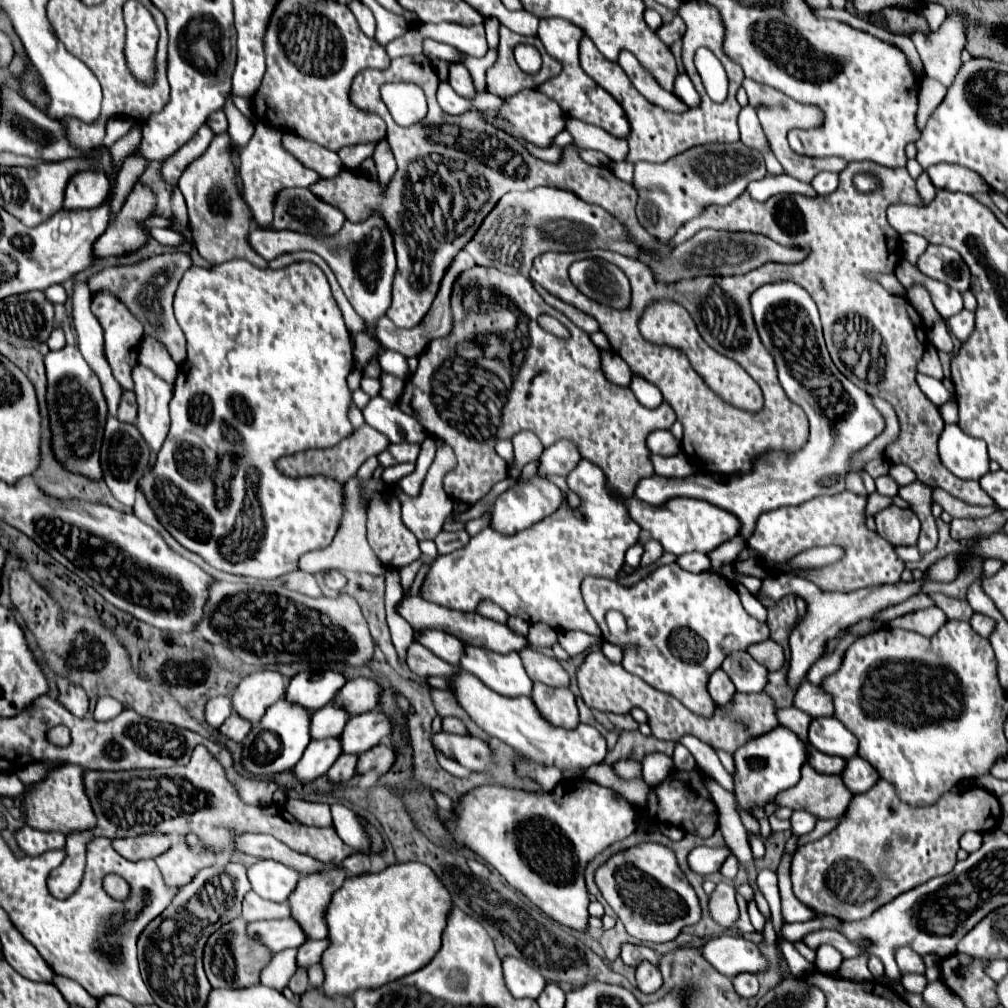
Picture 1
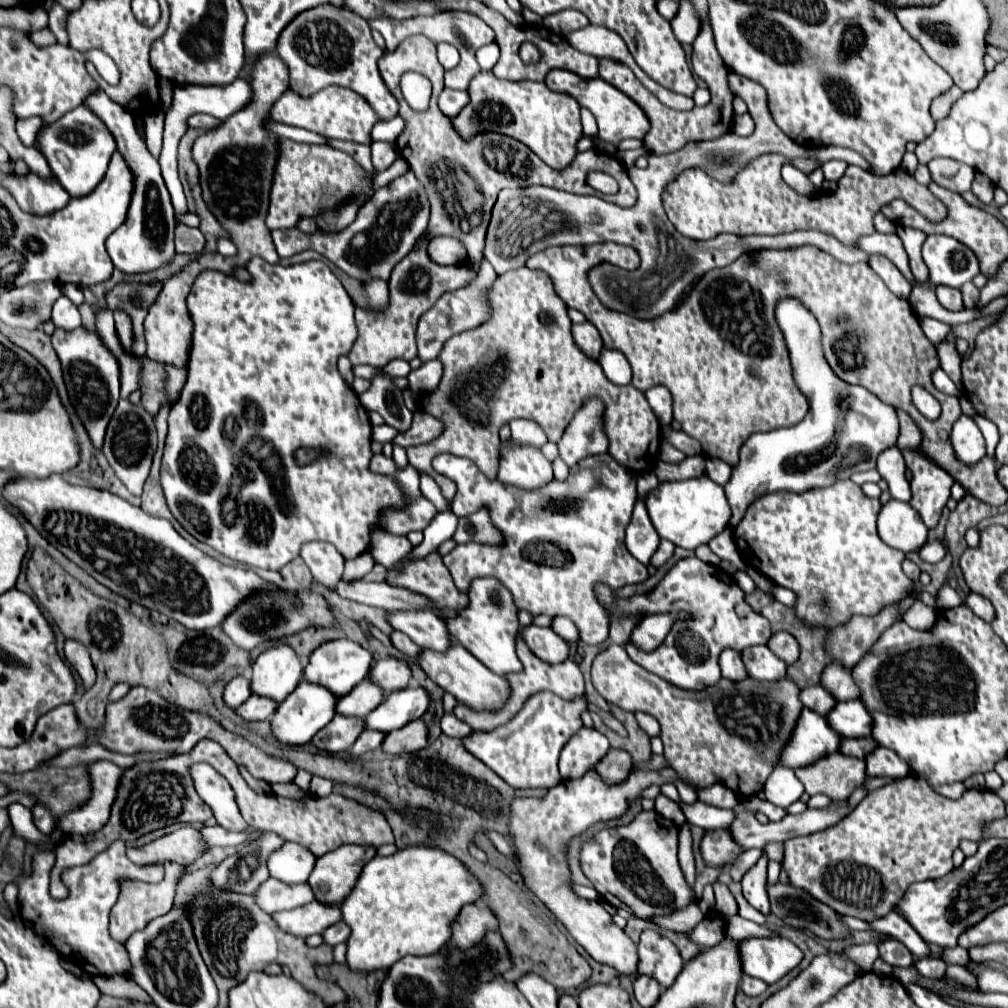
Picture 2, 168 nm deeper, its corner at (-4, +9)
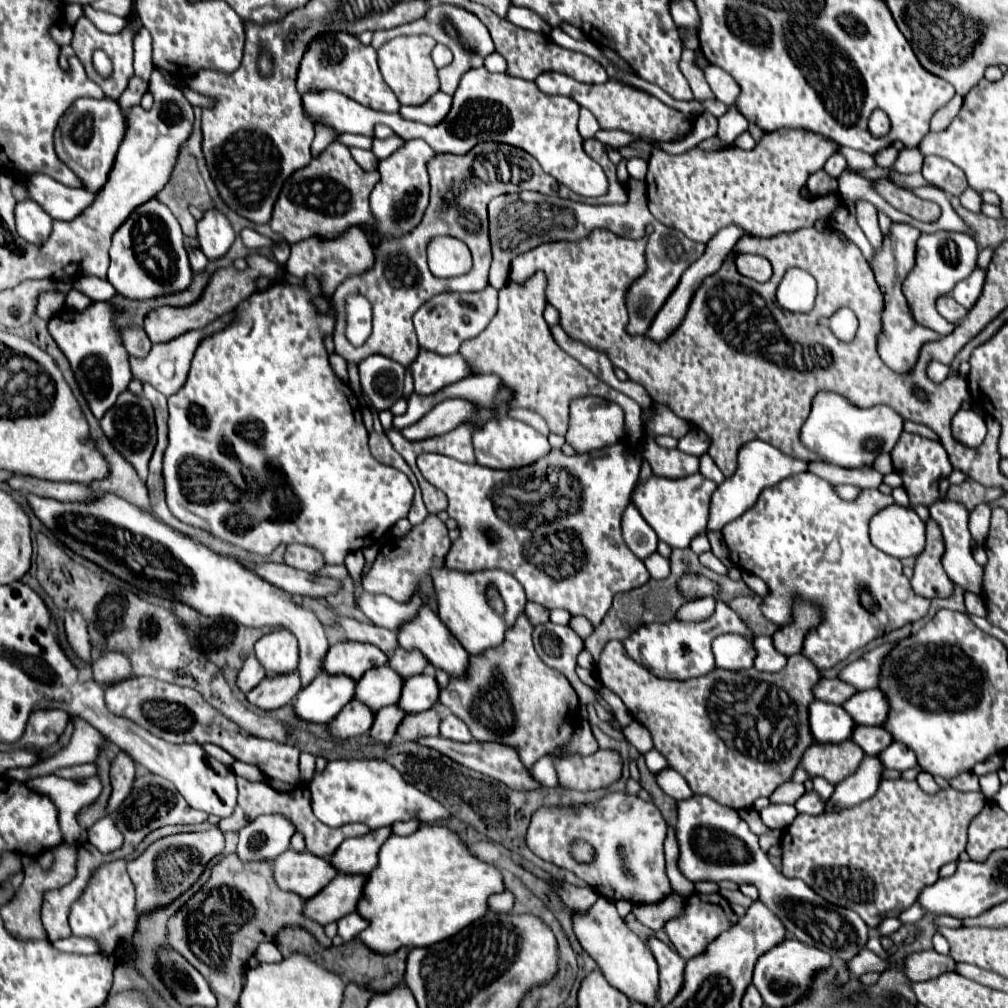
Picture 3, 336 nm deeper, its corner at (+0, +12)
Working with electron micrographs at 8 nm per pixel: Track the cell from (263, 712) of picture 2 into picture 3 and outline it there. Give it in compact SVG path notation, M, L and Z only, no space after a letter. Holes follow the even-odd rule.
M293 670L291 674L279 674L279 678L263 678L259 686L255 686L247 700L263 710L277 710L285 704L291 704L301 690L301 678L299 672Z

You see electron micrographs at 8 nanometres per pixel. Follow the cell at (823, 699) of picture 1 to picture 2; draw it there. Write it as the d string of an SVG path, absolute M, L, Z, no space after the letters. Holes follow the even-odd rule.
M831 663L823 669L819 683L825 691L831 693L831 697L835 701L847 701L847 699L859 697L859 689L851 679L851 671L837 665L837 663Z

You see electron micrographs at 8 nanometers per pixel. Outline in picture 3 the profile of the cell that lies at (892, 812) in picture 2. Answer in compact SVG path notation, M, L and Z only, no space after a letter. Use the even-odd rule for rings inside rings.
M881 780L877 794L857 806L821 816L799 814L781 838L783 876L799 878L827 902L855 910L865 924L875 930L885 918L899 916L907 910L923 886L937 882L941 866L959 858L967 844L969 822L983 806L985 796L981 792L957 792L947 788L937 794L925 794L915 780Z

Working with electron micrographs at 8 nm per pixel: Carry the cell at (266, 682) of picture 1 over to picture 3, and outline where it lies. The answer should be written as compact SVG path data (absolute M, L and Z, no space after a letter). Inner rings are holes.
M285 628L269 632L255 644L255 654L265 666L267 674L291 672L299 660L297 638Z

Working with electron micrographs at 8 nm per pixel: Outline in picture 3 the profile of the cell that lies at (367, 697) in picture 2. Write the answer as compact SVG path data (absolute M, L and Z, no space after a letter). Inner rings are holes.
M389 666L367 670L367 674L363 674L363 678L357 682L355 698L371 706L371 710L381 710L383 706L399 702L403 682L405 680Z

